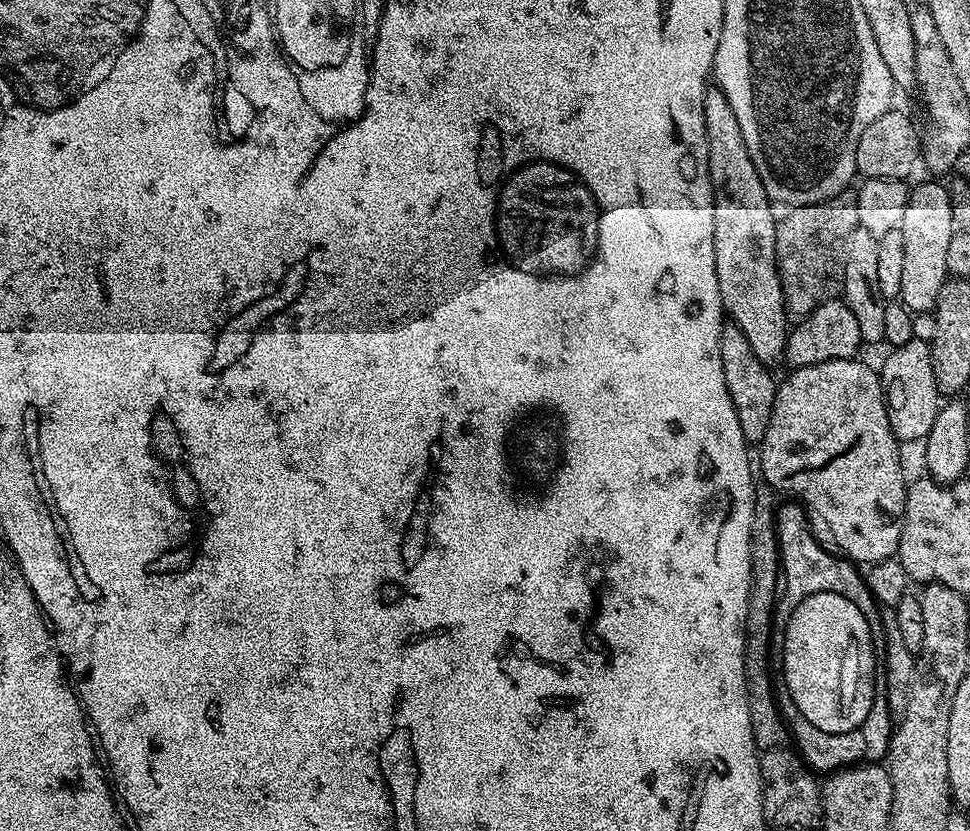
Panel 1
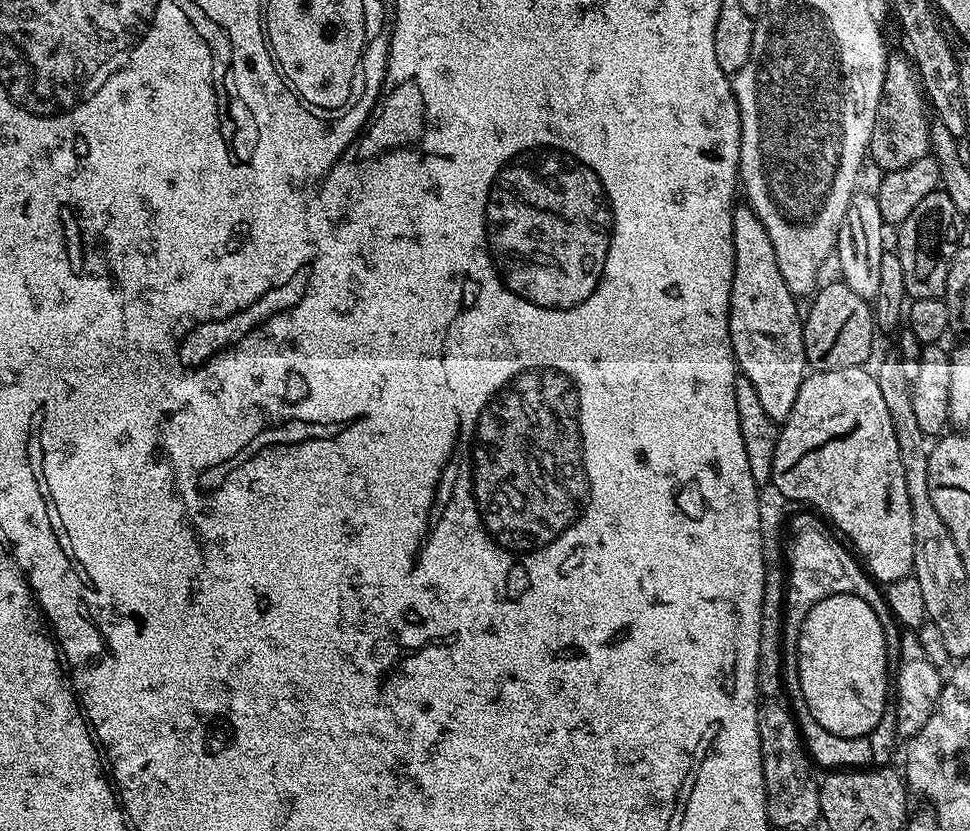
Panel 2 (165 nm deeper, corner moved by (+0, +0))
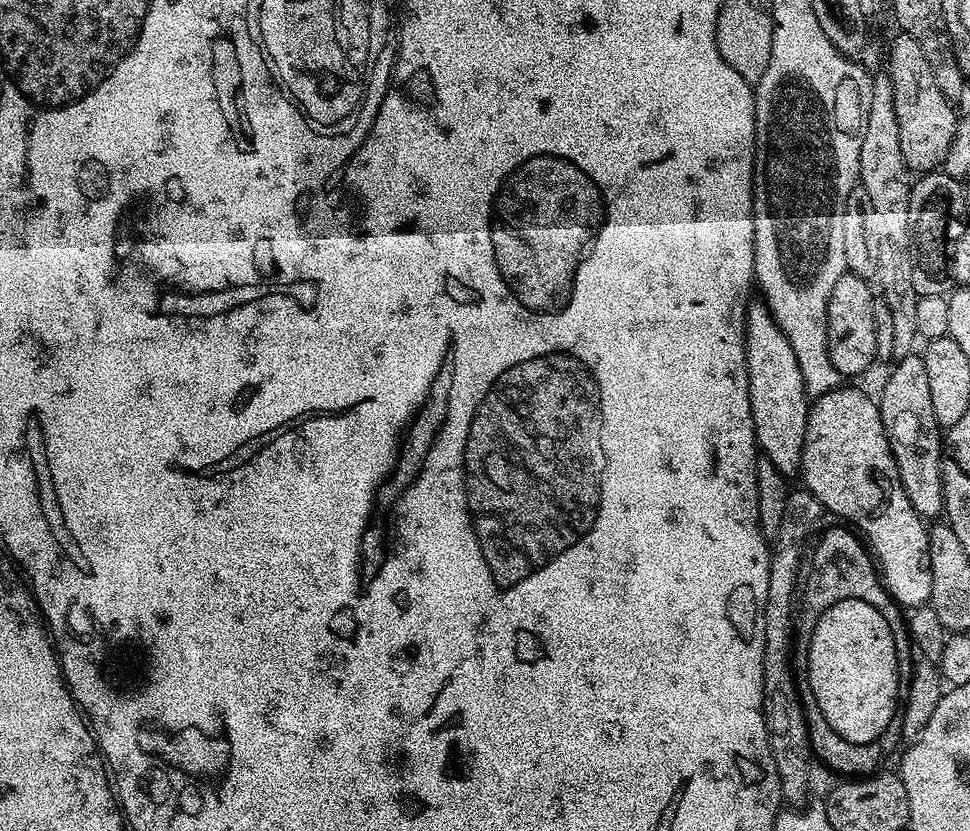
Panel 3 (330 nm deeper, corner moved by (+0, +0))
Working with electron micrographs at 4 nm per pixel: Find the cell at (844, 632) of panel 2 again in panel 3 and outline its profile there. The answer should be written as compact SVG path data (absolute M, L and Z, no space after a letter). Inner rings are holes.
M843 600L834 602L818 618L814 626L814 634L808 643L808 681L810 690L814 690L814 699L818 702L818 710L822 710L822 718L834 726L834 730L847 742L874 743L890 726L890 718L897 715L898 697L902 692L902 669L896 657L894 634L890 634L890 626L886 626L886 618L870 606L870 602L861 600Z

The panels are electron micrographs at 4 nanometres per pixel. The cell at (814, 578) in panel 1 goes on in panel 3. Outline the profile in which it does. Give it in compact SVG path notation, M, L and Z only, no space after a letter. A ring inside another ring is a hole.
M847 527L844 528L830 529L817 542L816 553L812 556L812 569L809 570L808 577L806 577L807 572L803 577L802 595L798 600L798 619L794 624L792 667L800 670L795 673L796 689L800 695L800 705L804 708L813 757L819 763L821 760L826 767L836 770L840 774L846 774L845 777L862 778L875 773L879 769L877 766L884 753L880 749L879 741L874 743L847 742L834 730L834 726L830 726L830 722L826 722L826 718L822 718L822 710L818 710L818 702L814 699L814 690L810 690L808 673L804 671L808 666L808 643L814 634L814 626L823 612L830 606L834 606L834 602L861 600L862 602L870 602L870 606L874 606L874 610L878 610L878 614L882 614L882 618L886 618L886 626L890 626L890 634L894 634L896 657L901 669L911 669L914 648L908 638L908 626L905 617L896 601L892 599L891 594L885 588L884 581L869 549L865 547L861 537L855 531L849 530Z

